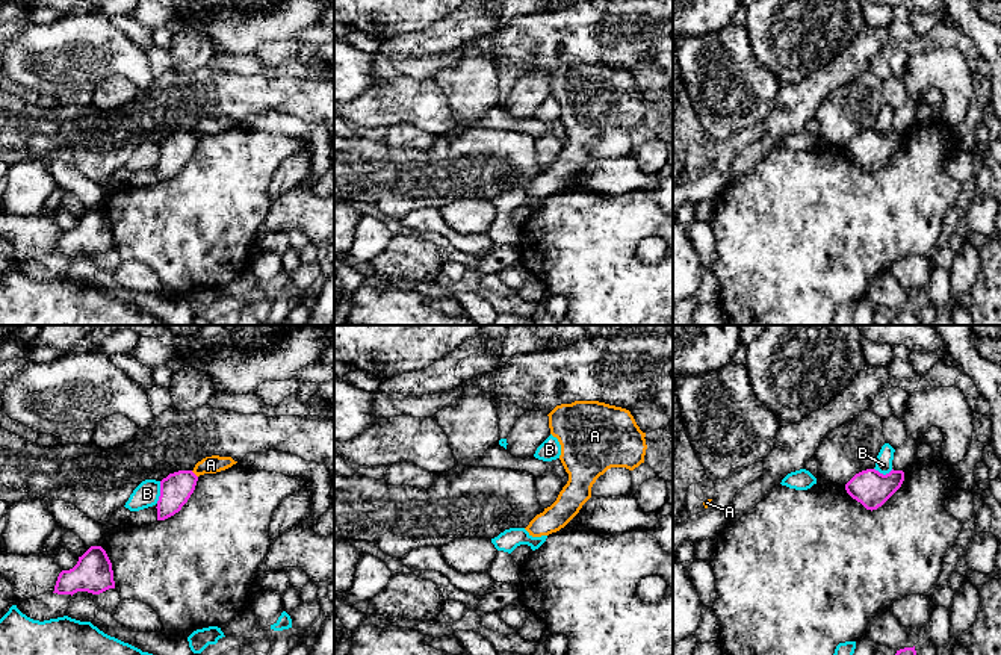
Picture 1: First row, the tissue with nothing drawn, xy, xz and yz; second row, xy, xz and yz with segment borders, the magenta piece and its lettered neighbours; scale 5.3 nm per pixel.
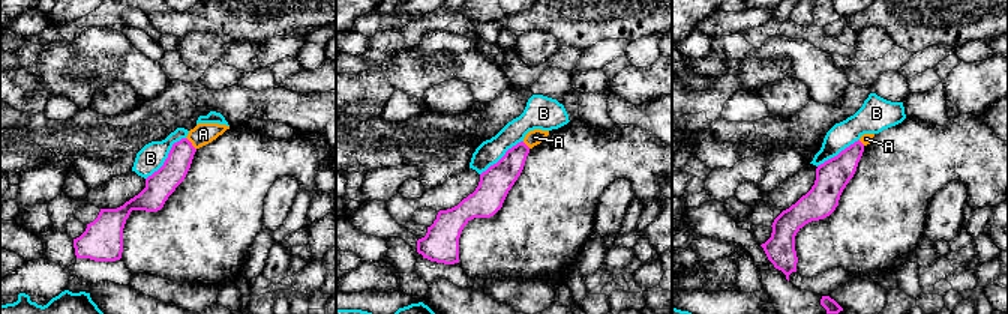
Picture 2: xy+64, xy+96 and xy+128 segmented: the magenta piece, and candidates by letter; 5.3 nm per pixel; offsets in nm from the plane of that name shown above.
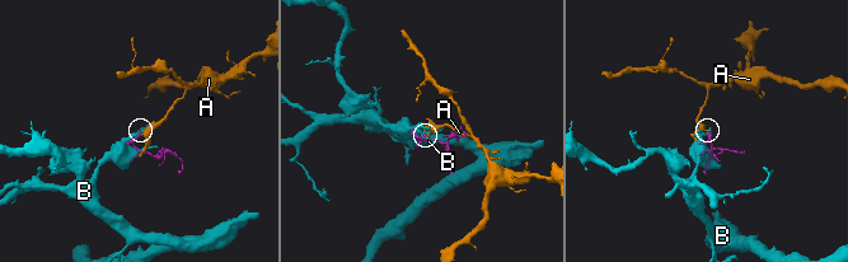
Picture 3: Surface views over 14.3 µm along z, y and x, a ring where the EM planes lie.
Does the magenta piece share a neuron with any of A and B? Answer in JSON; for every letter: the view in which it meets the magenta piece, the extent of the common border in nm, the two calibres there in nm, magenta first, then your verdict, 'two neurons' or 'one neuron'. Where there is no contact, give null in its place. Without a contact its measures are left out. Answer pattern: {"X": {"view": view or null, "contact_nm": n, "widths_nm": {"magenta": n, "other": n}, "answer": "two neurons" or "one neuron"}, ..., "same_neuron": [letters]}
{"A": {"view": "xy", "contact_nm": 50, "widths_nm": {"magenta": 170, "other": 100}, "answer": "two neurons"}, "B": {"view": "xy", "contact_nm": 120, "widths_nm": {"magenta": 170, "other": 130}, "answer": "two neurons"}, "same_neuron": []}

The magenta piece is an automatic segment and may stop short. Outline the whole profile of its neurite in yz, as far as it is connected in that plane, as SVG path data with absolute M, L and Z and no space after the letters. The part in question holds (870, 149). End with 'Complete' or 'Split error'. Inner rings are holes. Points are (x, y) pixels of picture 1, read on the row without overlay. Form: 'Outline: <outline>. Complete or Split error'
Outline: M875 130L856 135L847 145L847 154L860 163L866 171L882 168L903 145L904 133L891 132L883 136Z. Complete

